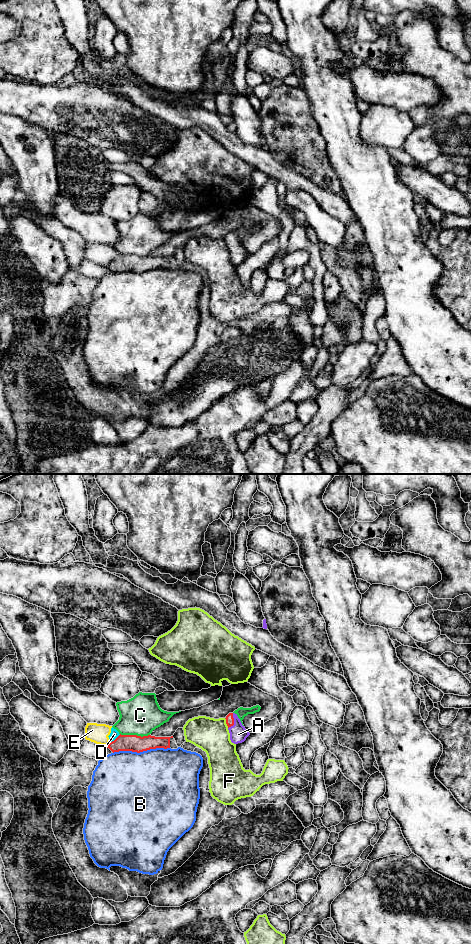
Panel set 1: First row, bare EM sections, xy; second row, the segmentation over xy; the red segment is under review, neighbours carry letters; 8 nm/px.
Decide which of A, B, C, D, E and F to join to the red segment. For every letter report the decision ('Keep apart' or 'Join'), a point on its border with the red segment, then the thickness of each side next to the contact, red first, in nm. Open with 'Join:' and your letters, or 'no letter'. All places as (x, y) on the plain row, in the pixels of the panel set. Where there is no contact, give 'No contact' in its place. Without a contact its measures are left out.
Join: A
A: Join. Touches red at xy (233, 241). Thickness 70 nm (red) against 140 nm
B: Keep apart. Touches red at xy (141, 271). Thickness 140 nm (red) against 500 nm
C: Keep apart. Touches red at xy (135, 255). Thickness 140 nm (red) against 320 nm
D: Keep apart. Touches red at xy (115, 259). Thickness 140 nm (red) against 70 nm
E: Keep apart. Touches red at xy (108, 264). Thickness 140 nm (red) against 160 nm
F: Keep apart. Touches red at xy (226, 243). Thickness 70 nm (red) against 280 nm

